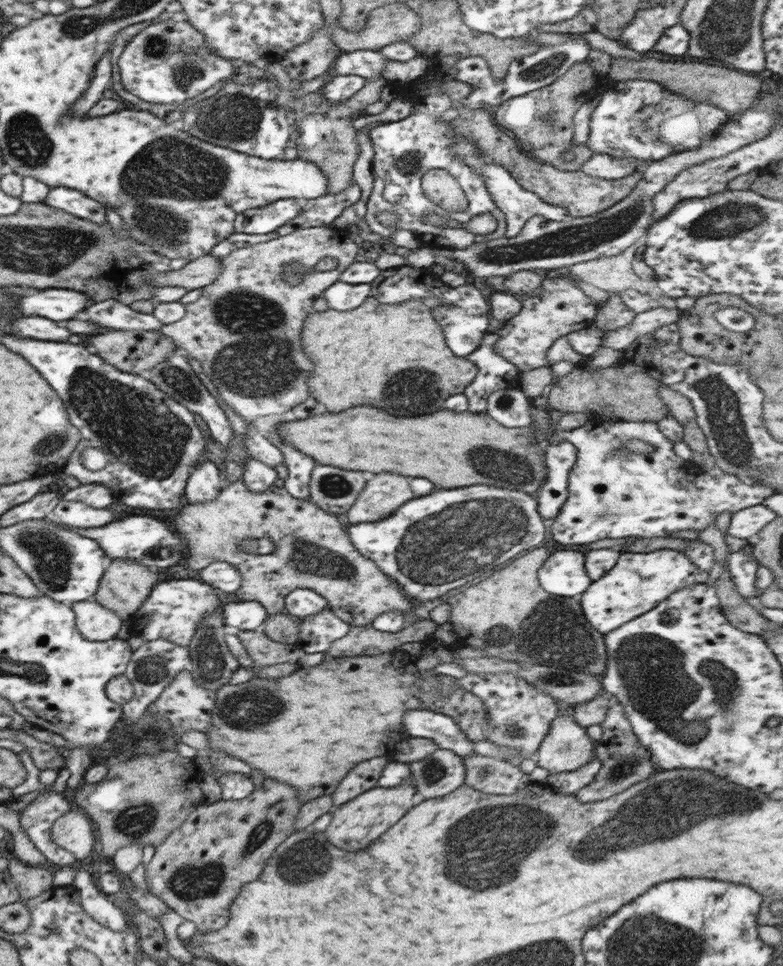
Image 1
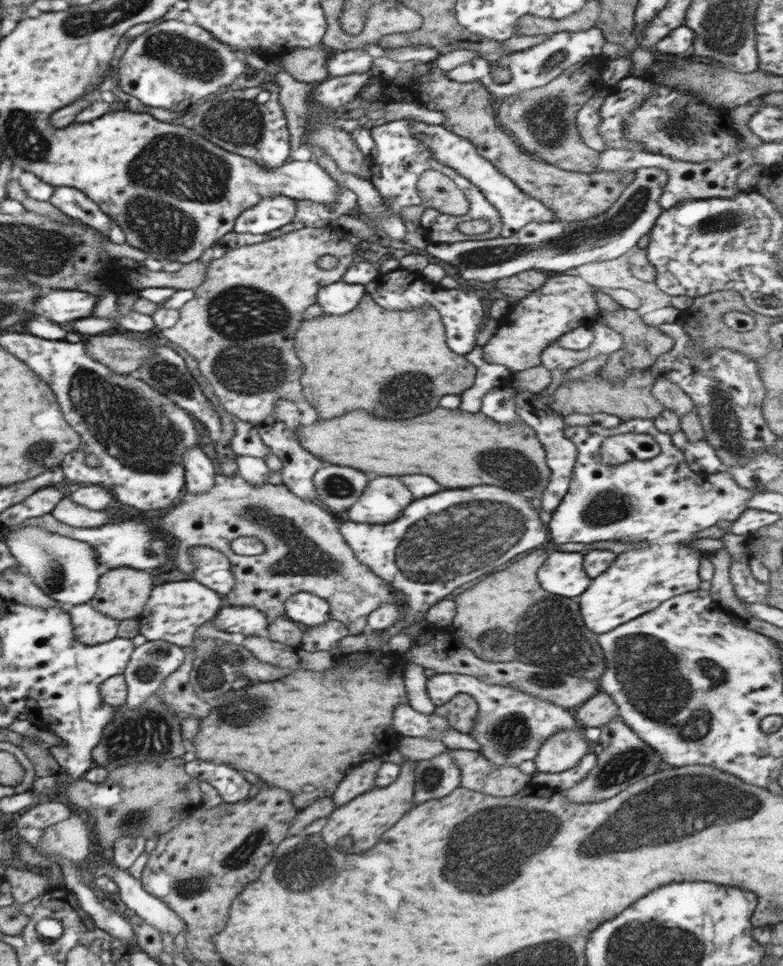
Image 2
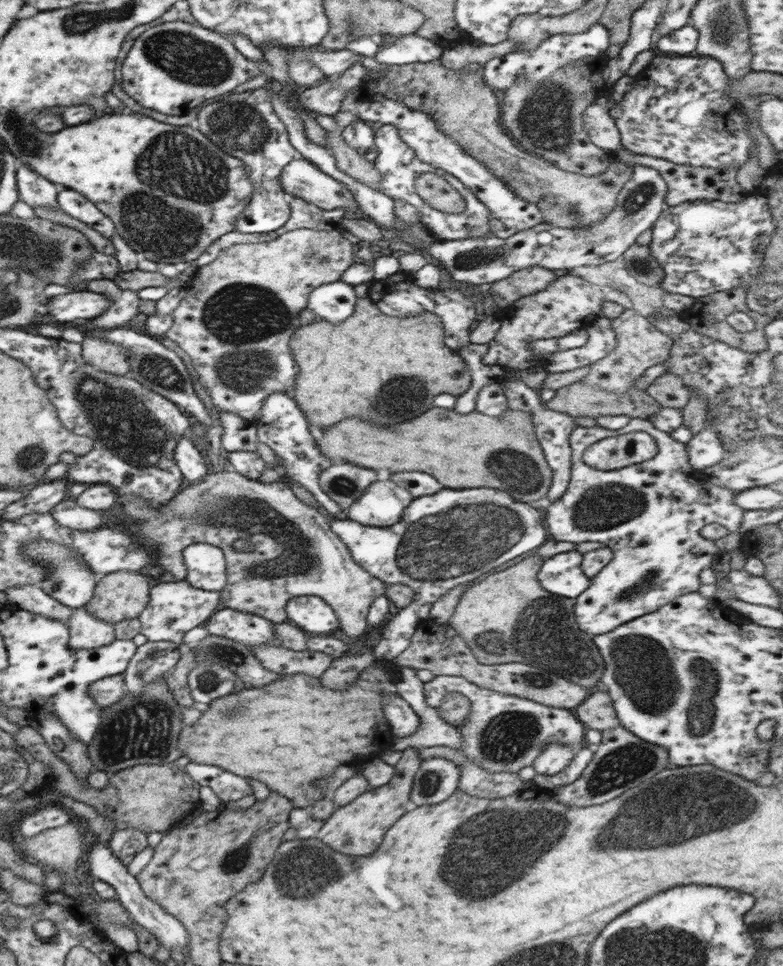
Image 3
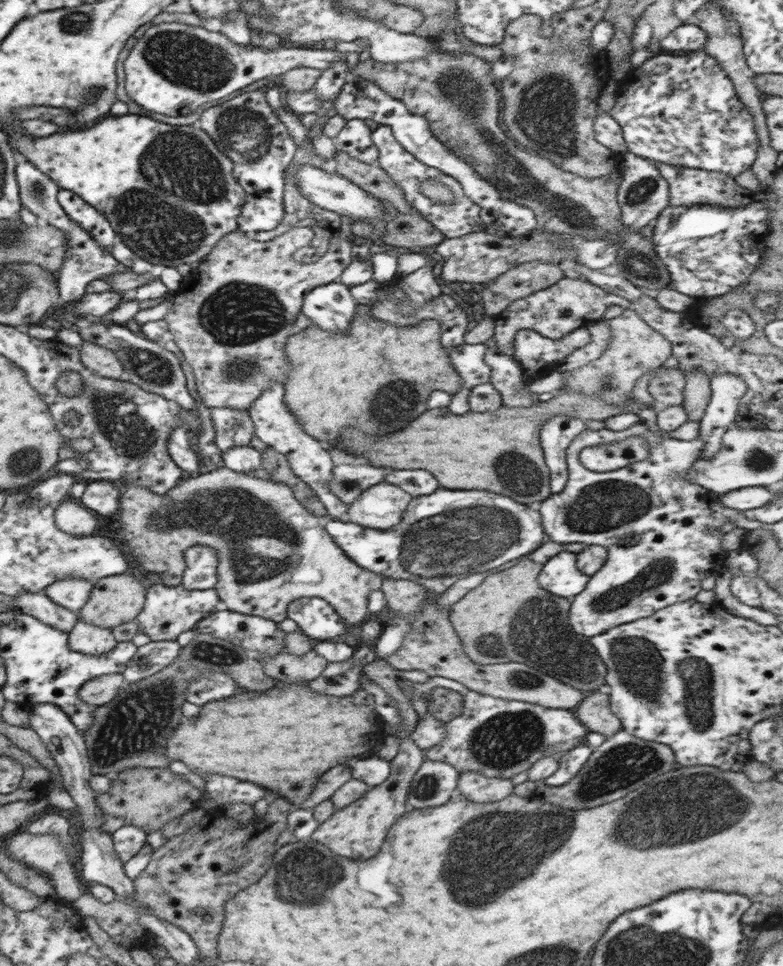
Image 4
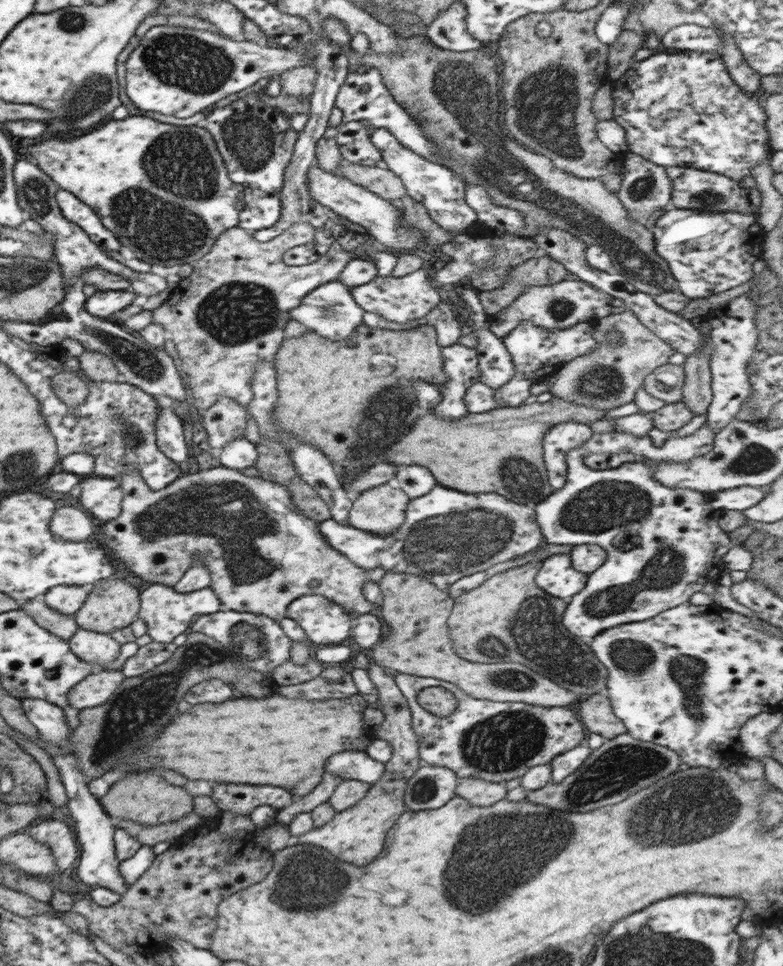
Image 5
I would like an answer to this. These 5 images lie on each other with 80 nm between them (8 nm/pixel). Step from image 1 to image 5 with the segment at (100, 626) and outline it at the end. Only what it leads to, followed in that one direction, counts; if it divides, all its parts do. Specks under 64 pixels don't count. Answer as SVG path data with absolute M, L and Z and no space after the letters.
M78 628L71 638L68 638L69 650L79 660L92 666L92 672L98 673L104 664L118 657L120 644L113 640L109 633L93 632Z

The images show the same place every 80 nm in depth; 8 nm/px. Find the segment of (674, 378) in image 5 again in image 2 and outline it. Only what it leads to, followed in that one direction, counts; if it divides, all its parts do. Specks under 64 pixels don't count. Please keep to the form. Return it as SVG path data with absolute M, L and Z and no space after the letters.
M664 378L655 379L651 385L650 393L659 404L679 418L685 417L685 414L689 413L693 407L688 394L683 392L674 382Z

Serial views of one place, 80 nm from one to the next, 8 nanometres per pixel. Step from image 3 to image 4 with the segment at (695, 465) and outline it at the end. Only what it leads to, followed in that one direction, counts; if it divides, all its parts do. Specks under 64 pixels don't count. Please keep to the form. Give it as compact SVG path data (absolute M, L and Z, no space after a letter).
M715 373L709 379L710 399L699 421L699 437L704 444L696 459L710 459L721 437L738 413L740 398L746 393L743 379L731 373Z

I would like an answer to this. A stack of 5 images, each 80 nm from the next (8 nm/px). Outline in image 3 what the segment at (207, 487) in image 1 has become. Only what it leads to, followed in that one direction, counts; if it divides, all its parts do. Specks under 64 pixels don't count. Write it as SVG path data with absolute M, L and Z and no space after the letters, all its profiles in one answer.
M187 435L177 439L173 447L172 459L181 471L182 476L190 484L200 481L207 474L205 462L197 451L198 448L197 441Z

